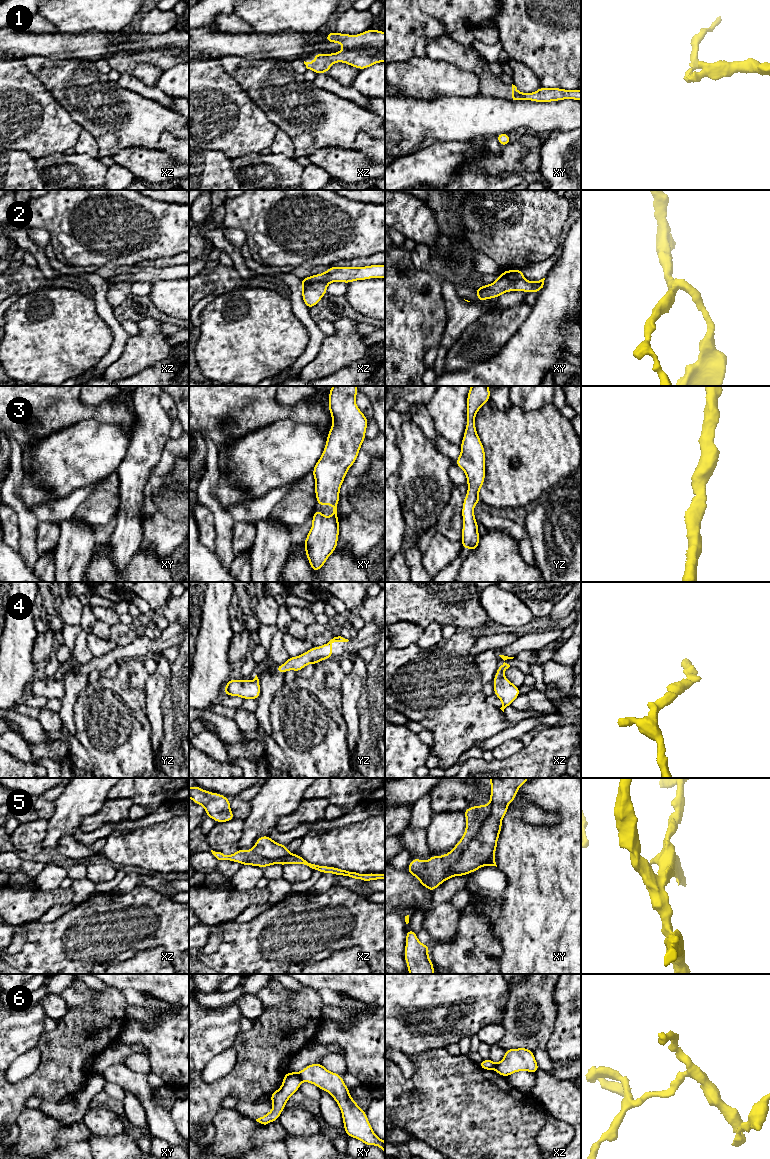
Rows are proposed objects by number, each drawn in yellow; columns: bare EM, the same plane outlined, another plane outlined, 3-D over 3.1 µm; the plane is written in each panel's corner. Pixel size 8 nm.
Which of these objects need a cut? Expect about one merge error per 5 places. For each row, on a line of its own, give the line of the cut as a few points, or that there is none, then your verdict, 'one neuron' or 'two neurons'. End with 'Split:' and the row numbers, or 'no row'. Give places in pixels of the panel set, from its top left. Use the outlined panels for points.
1: no cut | one neuron
2: xz (327, 284), (313, 282), (302, 288) | two neurons
3: no cut | one neuron
4: no cut | one neuron
5: no cut | one neuron
6: xy (297, 1073), (302, 1080) | two neurons
Split: 2, 6

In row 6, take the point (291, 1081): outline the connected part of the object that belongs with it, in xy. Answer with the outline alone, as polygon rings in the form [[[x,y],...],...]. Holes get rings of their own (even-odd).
[[[287,1072],[283,1076],[281,1087],[270,1095],[270,1100],[273,1102],[272,1110],[256,1121],[264,1125],[277,1121],[291,1095],[299,1091],[301,1082],[298,1073]]]

